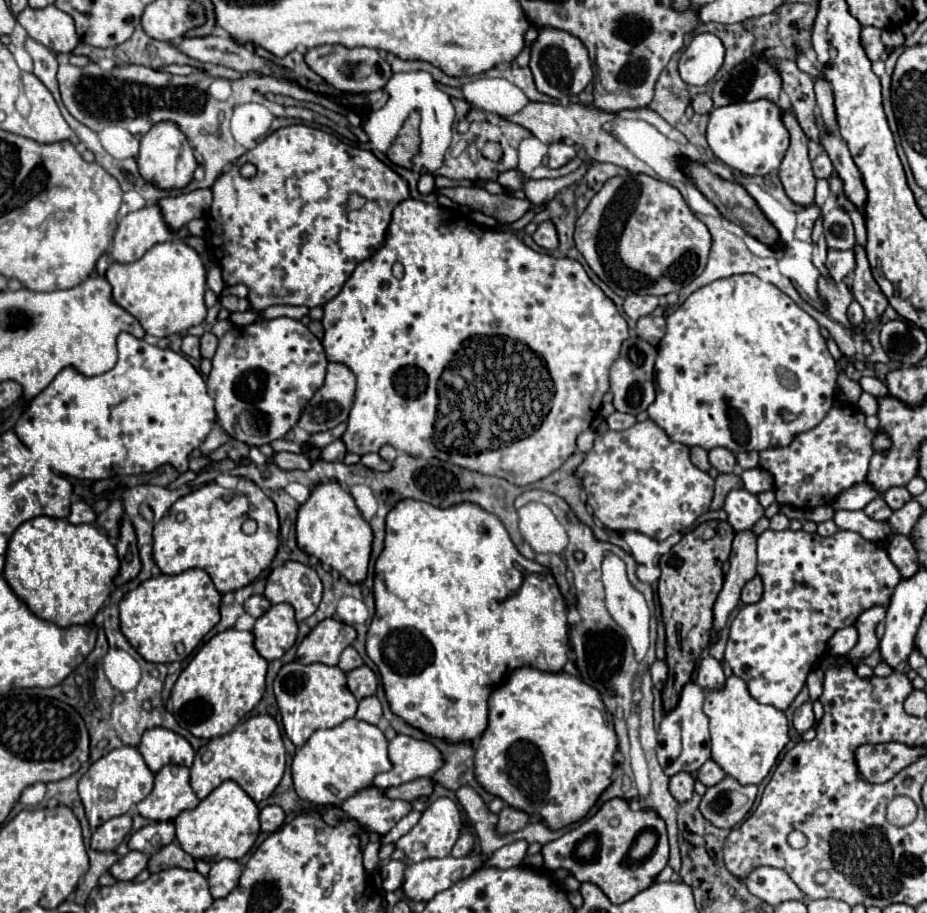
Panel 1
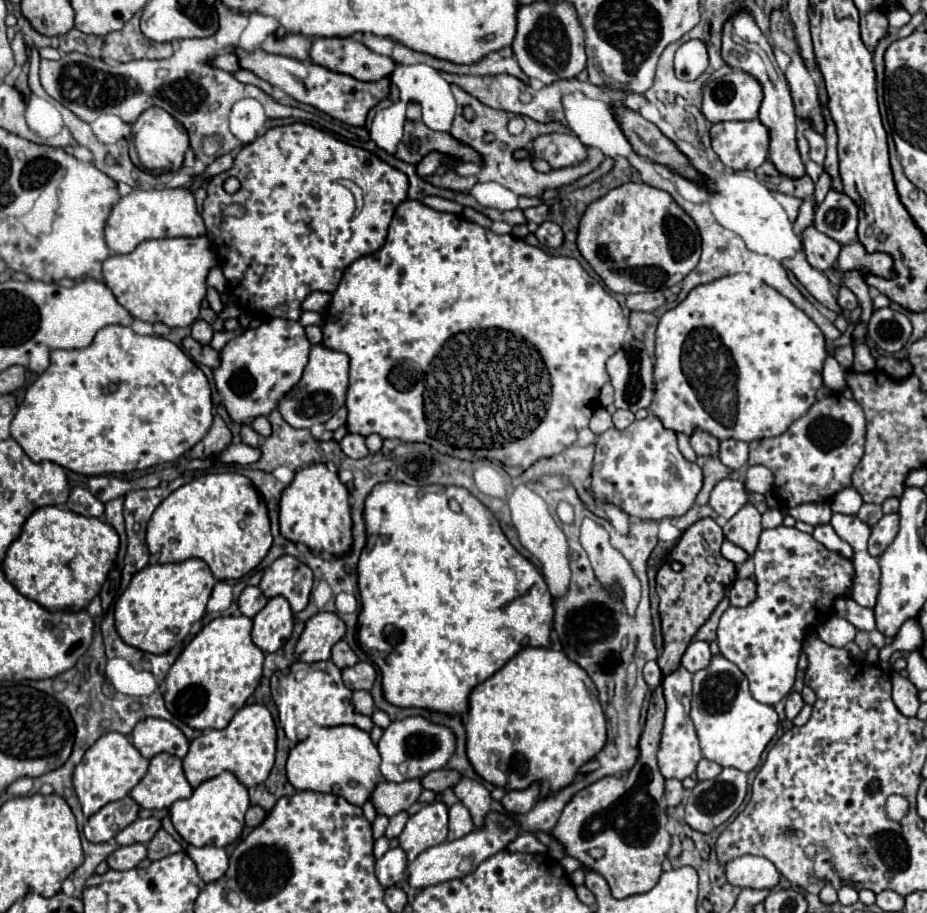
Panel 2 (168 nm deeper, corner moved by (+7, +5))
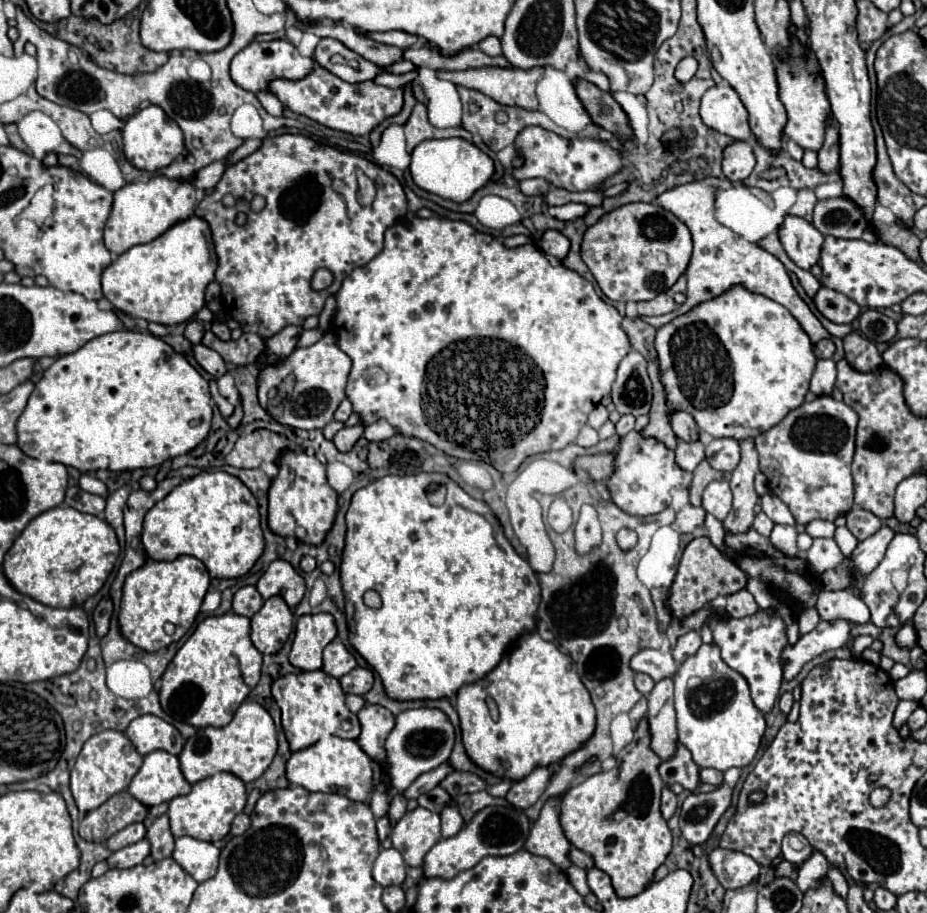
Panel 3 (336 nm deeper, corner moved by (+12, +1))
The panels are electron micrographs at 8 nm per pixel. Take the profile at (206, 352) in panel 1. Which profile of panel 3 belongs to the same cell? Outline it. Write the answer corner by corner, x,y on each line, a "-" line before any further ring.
197,320
187,322
187,328
185,328
185,338
187,338
191,344
199,344
199,342
201,342
201,338
203,338
203,334
205,334
203,324
199,324

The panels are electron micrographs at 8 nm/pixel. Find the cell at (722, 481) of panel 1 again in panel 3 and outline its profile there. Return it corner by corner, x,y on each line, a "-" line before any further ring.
703,460
695,472
693,472
693,480
691,480
691,486
689,486
689,492
691,492
691,504
693,506
701,506
701,494
705,490
705,486
713,480
721,480
723,474
719,470
713,470
709,466
707,460

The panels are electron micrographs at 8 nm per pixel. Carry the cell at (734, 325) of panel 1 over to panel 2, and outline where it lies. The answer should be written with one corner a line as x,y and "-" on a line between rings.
746,272
722,276
714,282
696,286
676,308
662,314
658,330
656,330
656,362
654,362
656,392
654,392
654,400
650,404
650,412
662,422
662,426
666,426
668,430
674,430
674,432
682,432
686,436
694,434
696,430
704,430
718,440
734,438
734,440
742,440
742,442
780,436
790,428
790,424
794,420
802,418
816,402
816,390
822,386
824,358
826,358
826,340
824,340
822,330
802,310
798,310
788,298
778,294
774,288
766,286
760,278
754,278

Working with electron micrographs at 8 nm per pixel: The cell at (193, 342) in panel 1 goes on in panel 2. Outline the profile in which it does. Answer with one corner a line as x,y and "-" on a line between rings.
186,336
186,338
182,340
182,348
184,348
184,352
186,352
194,362
204,364
204,366
208,366
208,368
218,366
218,352
212,350
210,346
202,346
202,344
194,342
192,336

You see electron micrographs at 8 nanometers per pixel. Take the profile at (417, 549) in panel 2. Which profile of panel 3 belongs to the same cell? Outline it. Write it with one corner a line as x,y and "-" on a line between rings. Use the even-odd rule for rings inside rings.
421,472
421,474
415,474
415,476
393,476
393,474
383,476
383,478
375,480
373,484
367,484
365,488
361,488
353,494
349,510
345,514
345,522
347,522
347,534
345,534
345,548
343,548
343,558
341,558
339,572
341,572
343,594
345,594
345,614
347,614
347,624
349,624
349,642
369,662
369,666
375,672
379,672
379,676
383,680
383,686
387,690
387,696
391,696
395,700
453,698
463,684
477,682
477,678
483,678
485,674
489,674
489,670
493,670
493,666
497,666
497,662
503,658
505,650
509,648
509,644
515,638
535,630
535,614
537,614
537,606
539,606
539,600
541,600
537,574
533,572
529,562
515,552
515,548
511,546
511,542
507,540
507,536
503,532
503,526
495,518
493,510
483,500
471,498
447,474
-
429,484
443,484
447,488
447,498
441,506
429,504
429,500
427,500
-
367,590
375,590
381,596
383,604
381,604
379,610
367,608
363,604
363,594

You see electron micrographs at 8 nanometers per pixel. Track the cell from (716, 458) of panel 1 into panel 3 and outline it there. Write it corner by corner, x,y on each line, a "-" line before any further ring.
673,410
671,412
671,426
673,426
673,432
677,434
677,438
681,440
697,440
699,438
699,432
695,430
697,424
693,420
693,416
685,410

